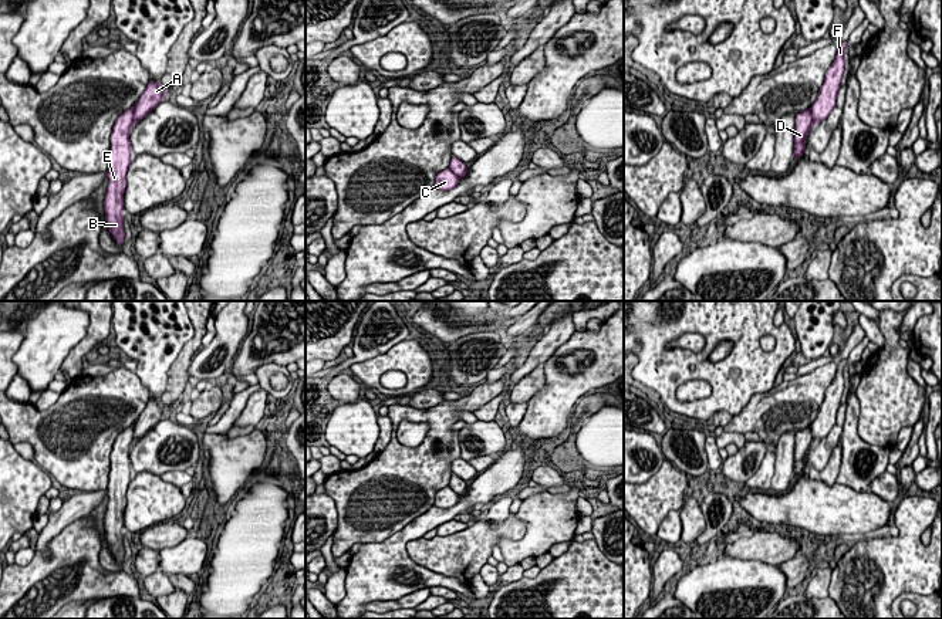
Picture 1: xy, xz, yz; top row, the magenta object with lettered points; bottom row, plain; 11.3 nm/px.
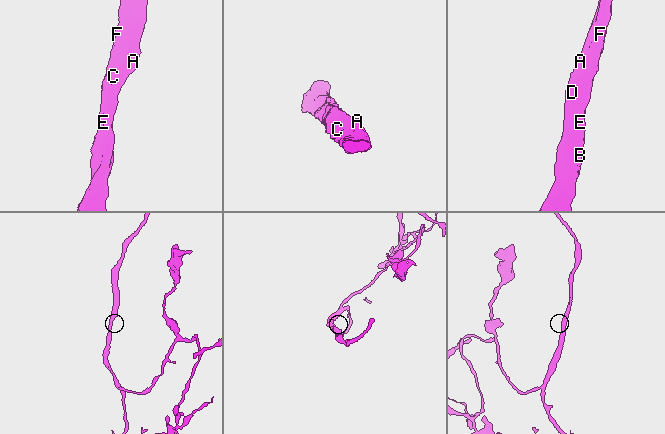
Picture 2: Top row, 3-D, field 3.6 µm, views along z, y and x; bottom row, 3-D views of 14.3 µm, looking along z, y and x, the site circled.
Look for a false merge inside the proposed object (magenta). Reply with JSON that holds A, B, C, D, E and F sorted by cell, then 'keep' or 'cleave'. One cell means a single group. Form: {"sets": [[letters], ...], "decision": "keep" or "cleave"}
{"sets": [["A", "B", "C", "D", "E", "F"]], "decision": "keep"}

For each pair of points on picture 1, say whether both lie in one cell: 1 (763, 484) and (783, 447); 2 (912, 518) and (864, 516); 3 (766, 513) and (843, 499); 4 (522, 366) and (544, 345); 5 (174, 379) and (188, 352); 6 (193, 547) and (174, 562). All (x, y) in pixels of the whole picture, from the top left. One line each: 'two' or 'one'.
1: two
2: two
3: one
4: one
5: one
6: one

